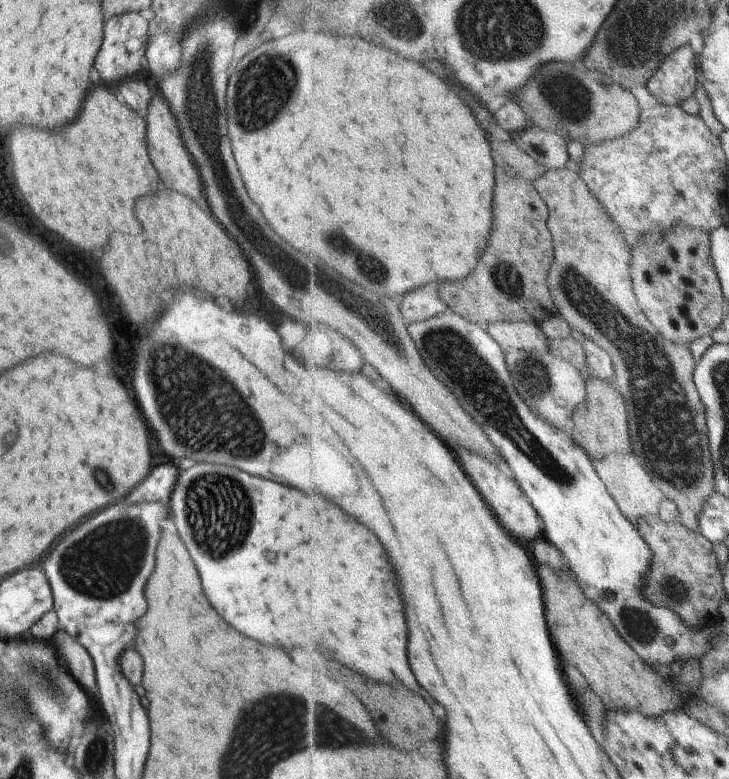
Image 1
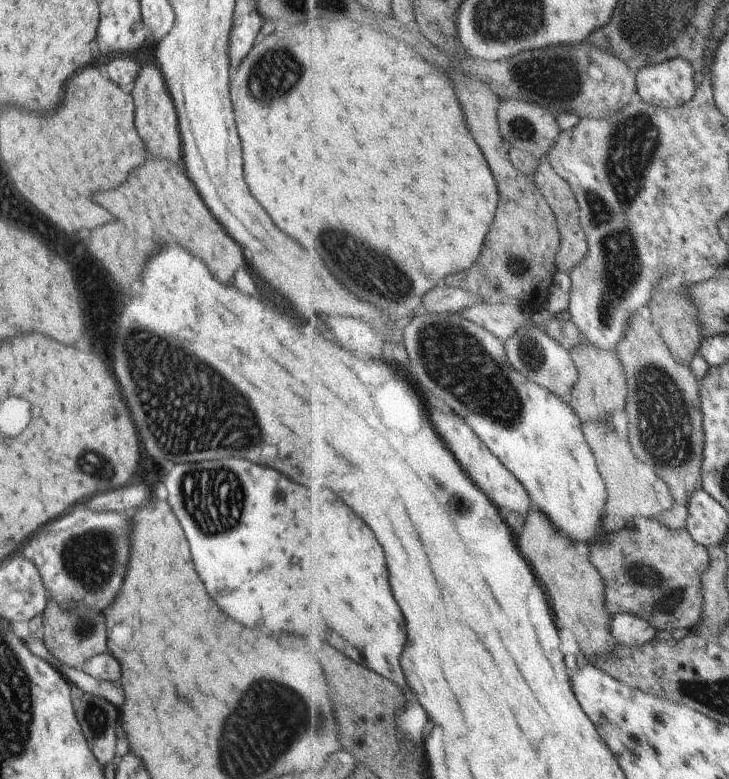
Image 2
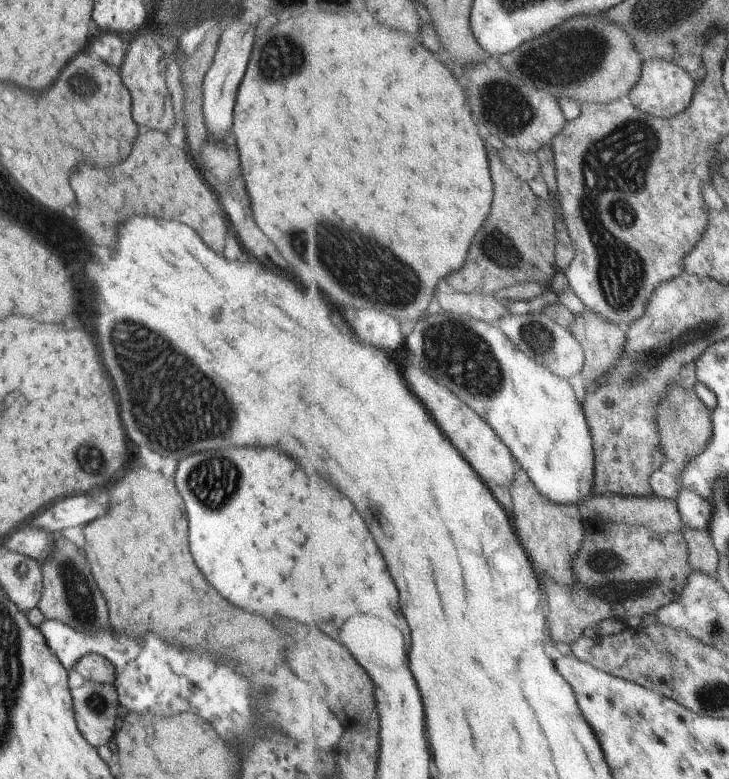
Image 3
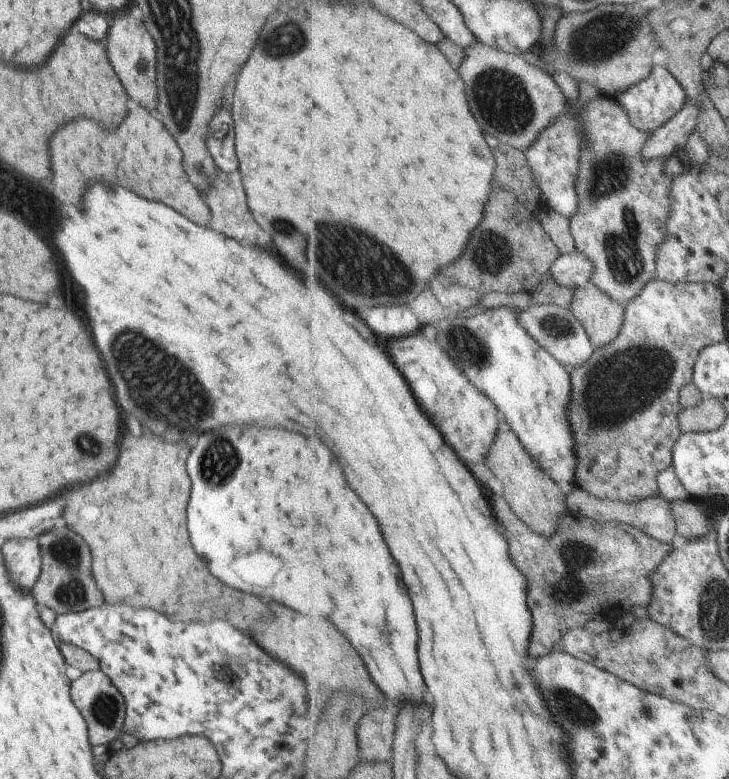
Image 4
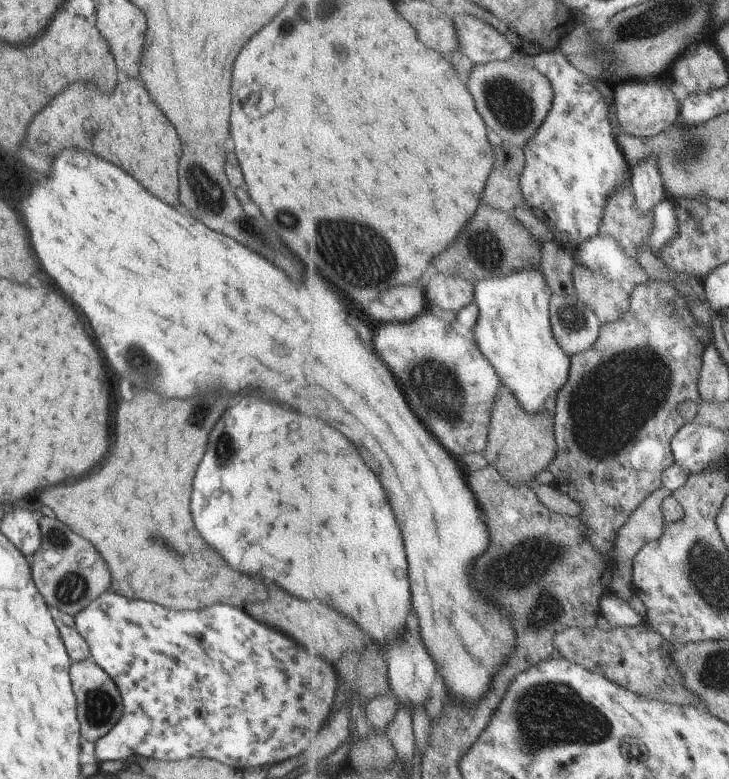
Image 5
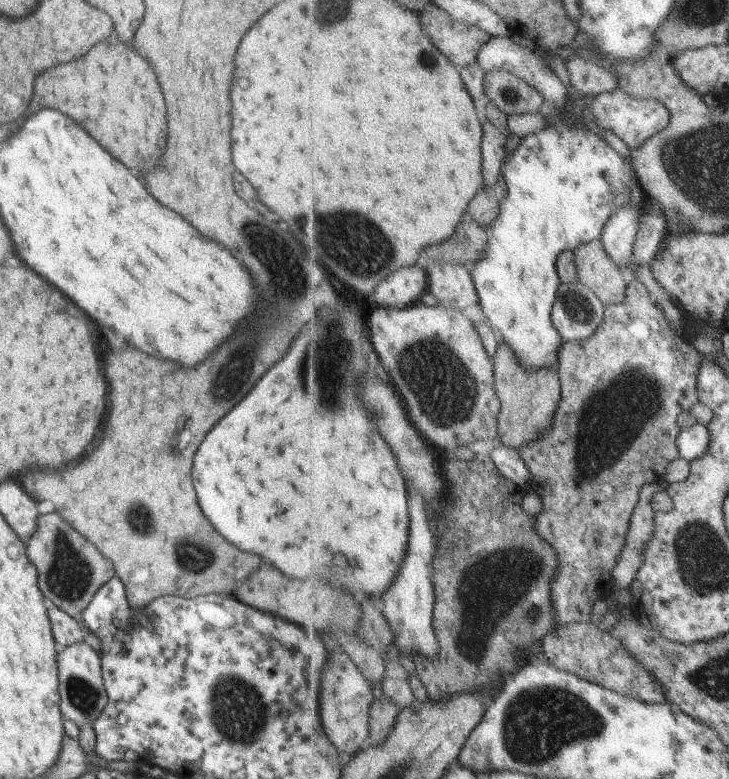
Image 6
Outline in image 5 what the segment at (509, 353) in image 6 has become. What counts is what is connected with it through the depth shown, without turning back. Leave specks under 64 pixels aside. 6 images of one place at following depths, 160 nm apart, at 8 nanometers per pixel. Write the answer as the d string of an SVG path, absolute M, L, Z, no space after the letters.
M505 385L500 388L500 397L492 416L489 443L484 454L489 464L493 465L513 485L527 485L535 488L537 486L534 483L535 476L545 472L557 456L554 413L553 408L550 409L545 413L532 415L524 410L510 388Z

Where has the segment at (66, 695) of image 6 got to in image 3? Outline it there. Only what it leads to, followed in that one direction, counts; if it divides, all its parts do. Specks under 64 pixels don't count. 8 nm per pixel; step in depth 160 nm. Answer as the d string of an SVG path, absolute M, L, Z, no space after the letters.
M84 680L79 687L71 690L71 702L73 702L77 728L79 732L83 732L83 738L87 738L87 744L91 744L93 748L99 748L114 736L119 719L117 717L118 698L113 684Z

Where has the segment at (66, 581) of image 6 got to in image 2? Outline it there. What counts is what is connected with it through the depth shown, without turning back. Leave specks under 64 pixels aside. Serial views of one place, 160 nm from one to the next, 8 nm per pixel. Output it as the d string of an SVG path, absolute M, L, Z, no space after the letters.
M51 598L46 602L45 610L41 613L42 630L40 638L49 654L55 657L57 662L80 670L82 664L93 655L108 652L108 638L104 625L104 615L96 611L89 611L82 605L73 605L70 613L60 612L60 606Z

